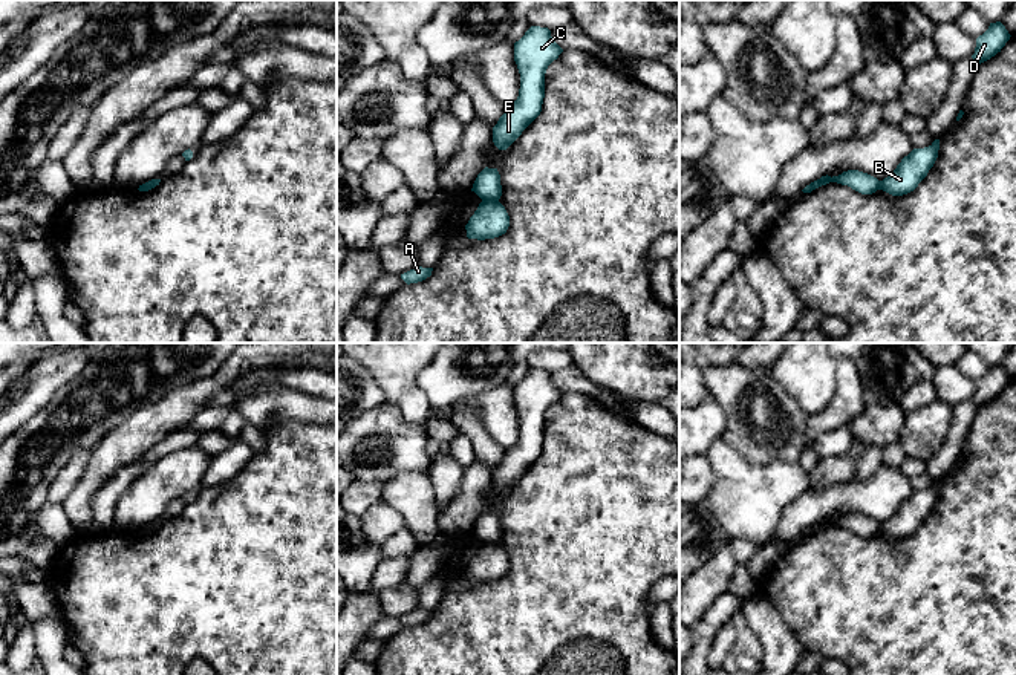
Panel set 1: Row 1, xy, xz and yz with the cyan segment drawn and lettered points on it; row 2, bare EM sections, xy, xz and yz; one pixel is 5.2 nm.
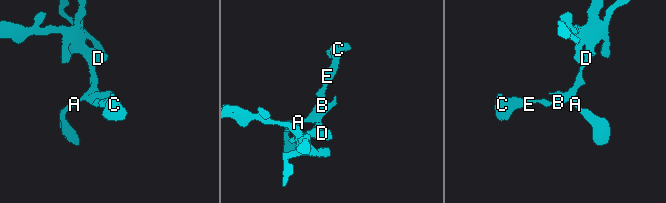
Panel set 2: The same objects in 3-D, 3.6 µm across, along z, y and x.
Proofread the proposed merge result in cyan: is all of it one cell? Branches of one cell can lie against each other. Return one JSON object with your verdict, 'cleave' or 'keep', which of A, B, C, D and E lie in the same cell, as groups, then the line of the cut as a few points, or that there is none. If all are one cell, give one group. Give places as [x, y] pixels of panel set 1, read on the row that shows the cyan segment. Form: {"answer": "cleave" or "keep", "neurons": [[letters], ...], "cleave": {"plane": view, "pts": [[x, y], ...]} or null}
{"answer": "cleave", "neurons": [["A", "B", "D"], ["C", "E"]], "cleave": {"plane": "xz", "pts": [[482, 199], [498, 201]]}}

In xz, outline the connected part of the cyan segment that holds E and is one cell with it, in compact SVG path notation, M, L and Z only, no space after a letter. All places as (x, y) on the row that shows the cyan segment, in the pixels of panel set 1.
M531 26L514 43L514 61L520 73L517 99L493 127L493 142L506 150L522 132L540 115L545 98L545 73L563 49L552 40L548 28Z

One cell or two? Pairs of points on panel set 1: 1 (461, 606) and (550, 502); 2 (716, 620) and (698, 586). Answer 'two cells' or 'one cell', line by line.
1: one cell
2: two cells

